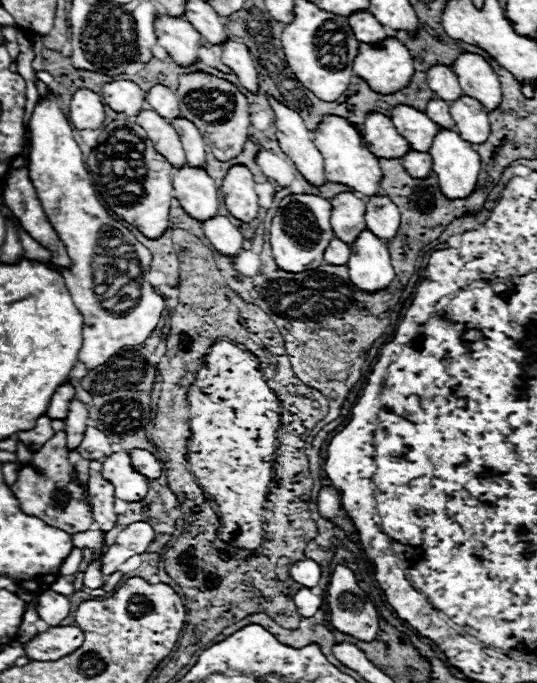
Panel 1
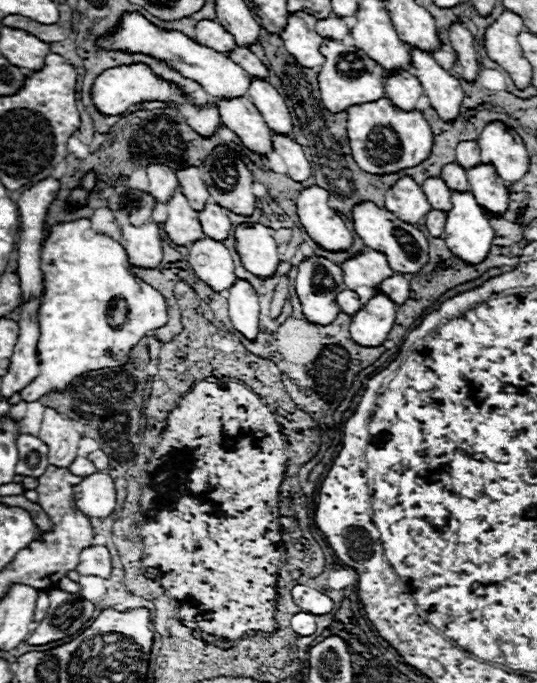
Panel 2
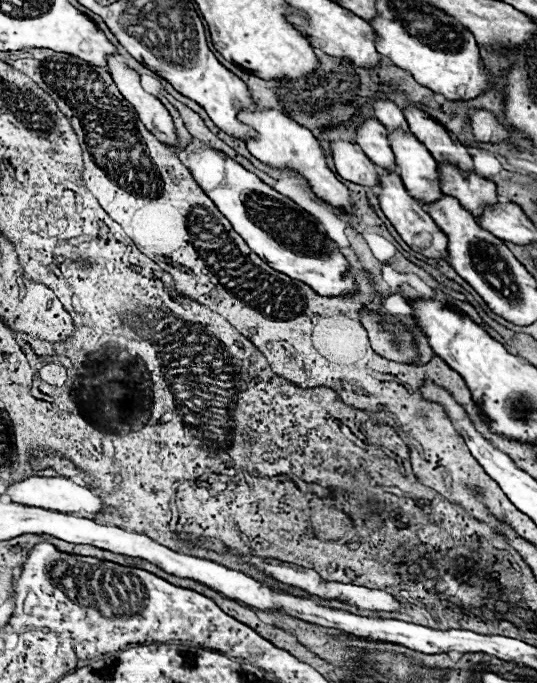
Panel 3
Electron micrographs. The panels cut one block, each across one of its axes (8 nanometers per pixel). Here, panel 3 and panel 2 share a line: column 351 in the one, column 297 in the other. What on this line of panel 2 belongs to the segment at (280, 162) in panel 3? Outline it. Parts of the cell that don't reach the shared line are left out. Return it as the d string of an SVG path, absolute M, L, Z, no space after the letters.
M320 186L300 190L296 208L304 230L316 244L326 250L348 250L352 246L352 234L348 226L338 212L328 206L328 190Z

